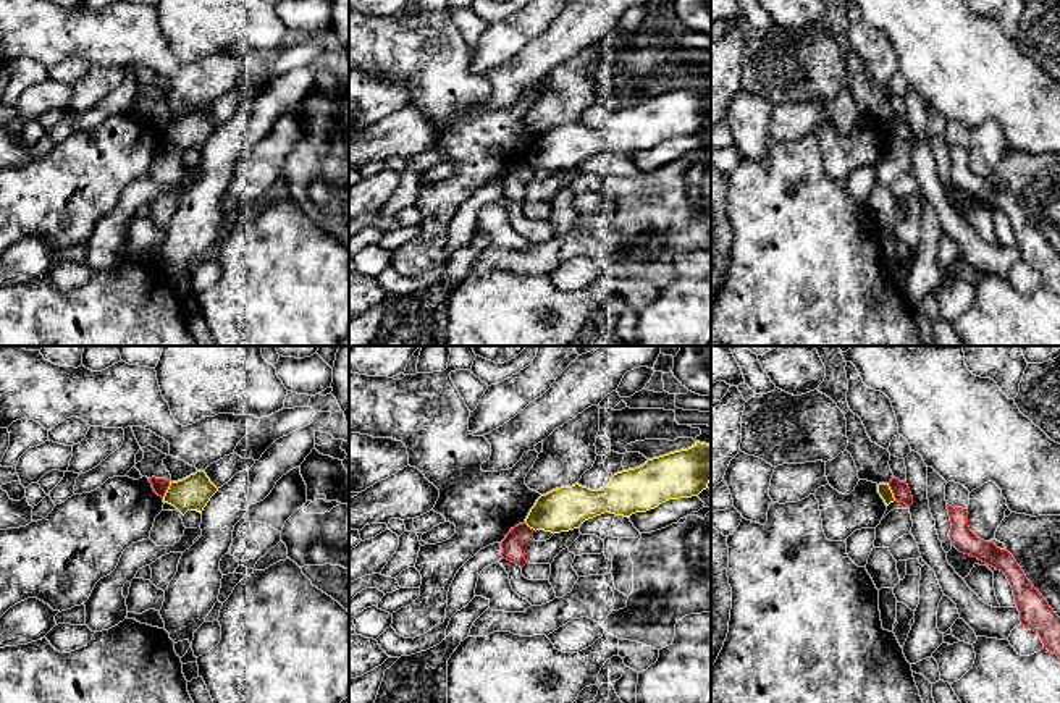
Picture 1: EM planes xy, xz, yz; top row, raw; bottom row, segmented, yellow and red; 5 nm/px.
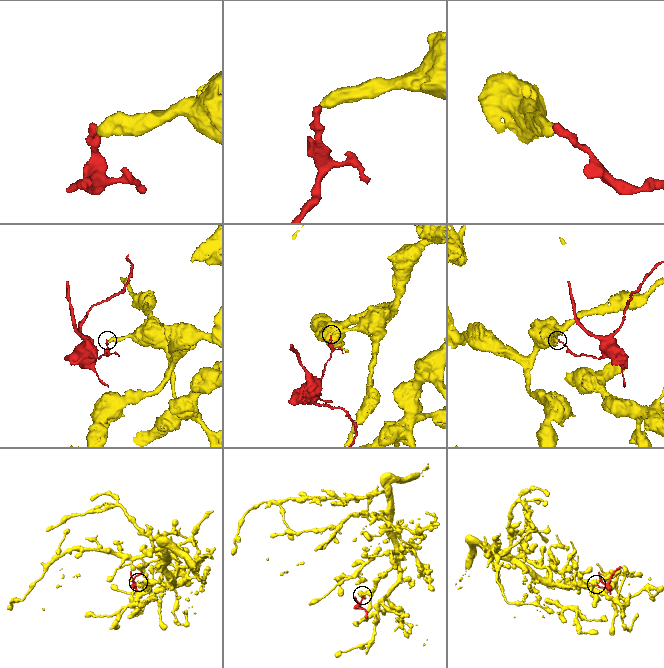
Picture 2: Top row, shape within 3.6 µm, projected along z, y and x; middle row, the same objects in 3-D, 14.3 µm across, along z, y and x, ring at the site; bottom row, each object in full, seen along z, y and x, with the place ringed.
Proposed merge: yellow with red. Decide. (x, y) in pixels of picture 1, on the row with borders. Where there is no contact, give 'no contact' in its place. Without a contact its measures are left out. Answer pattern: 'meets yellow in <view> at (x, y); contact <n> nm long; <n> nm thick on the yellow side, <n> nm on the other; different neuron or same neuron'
meets yellow in yz at (891, 492); contact 100 nm long; 70 nm thick on the yellow side, 90 nm on the other; different neuron

